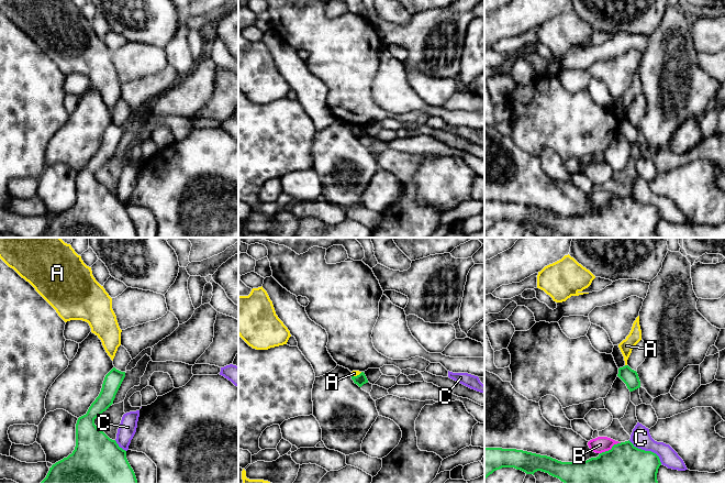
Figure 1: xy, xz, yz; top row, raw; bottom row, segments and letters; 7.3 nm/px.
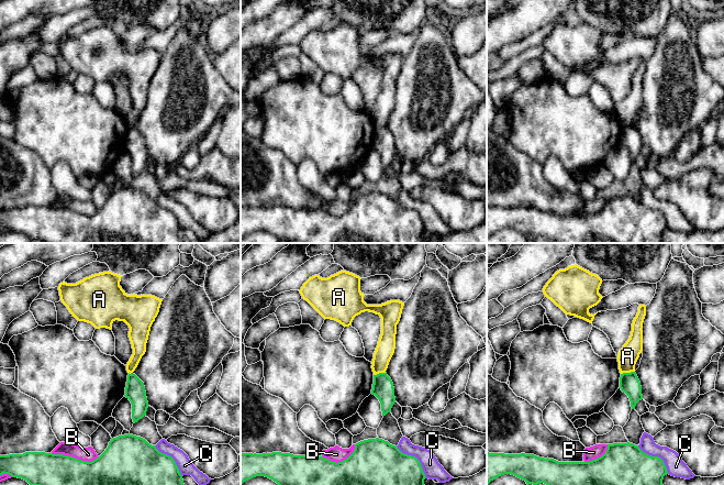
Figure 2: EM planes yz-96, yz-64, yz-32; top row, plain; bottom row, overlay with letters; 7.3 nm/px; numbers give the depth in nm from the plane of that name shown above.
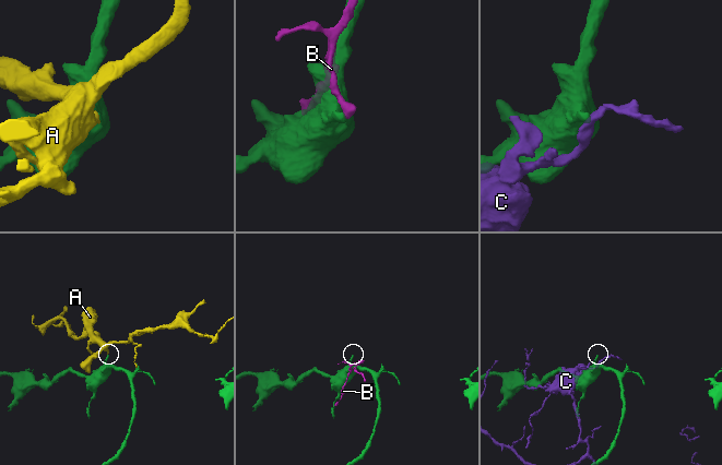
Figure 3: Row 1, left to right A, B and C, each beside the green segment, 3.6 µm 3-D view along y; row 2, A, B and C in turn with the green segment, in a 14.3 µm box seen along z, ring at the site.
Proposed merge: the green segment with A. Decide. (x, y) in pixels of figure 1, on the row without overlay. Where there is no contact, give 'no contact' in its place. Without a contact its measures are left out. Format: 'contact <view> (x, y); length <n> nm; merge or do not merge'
contact xz (357, 129); length 90 nm; do not merge

